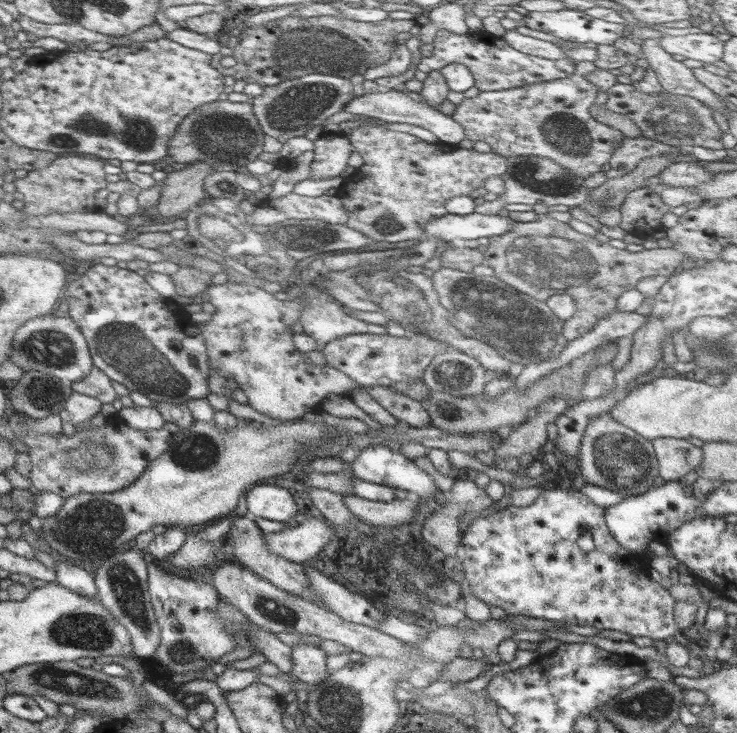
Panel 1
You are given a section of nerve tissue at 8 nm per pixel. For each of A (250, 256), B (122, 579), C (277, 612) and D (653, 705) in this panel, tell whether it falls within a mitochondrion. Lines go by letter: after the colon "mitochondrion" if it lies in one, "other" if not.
A: mitochondrion
B: mitochondrion
C: mitochondrion
D: mitochondrion

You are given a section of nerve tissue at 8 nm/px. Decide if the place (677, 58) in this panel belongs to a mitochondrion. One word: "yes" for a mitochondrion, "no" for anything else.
no

